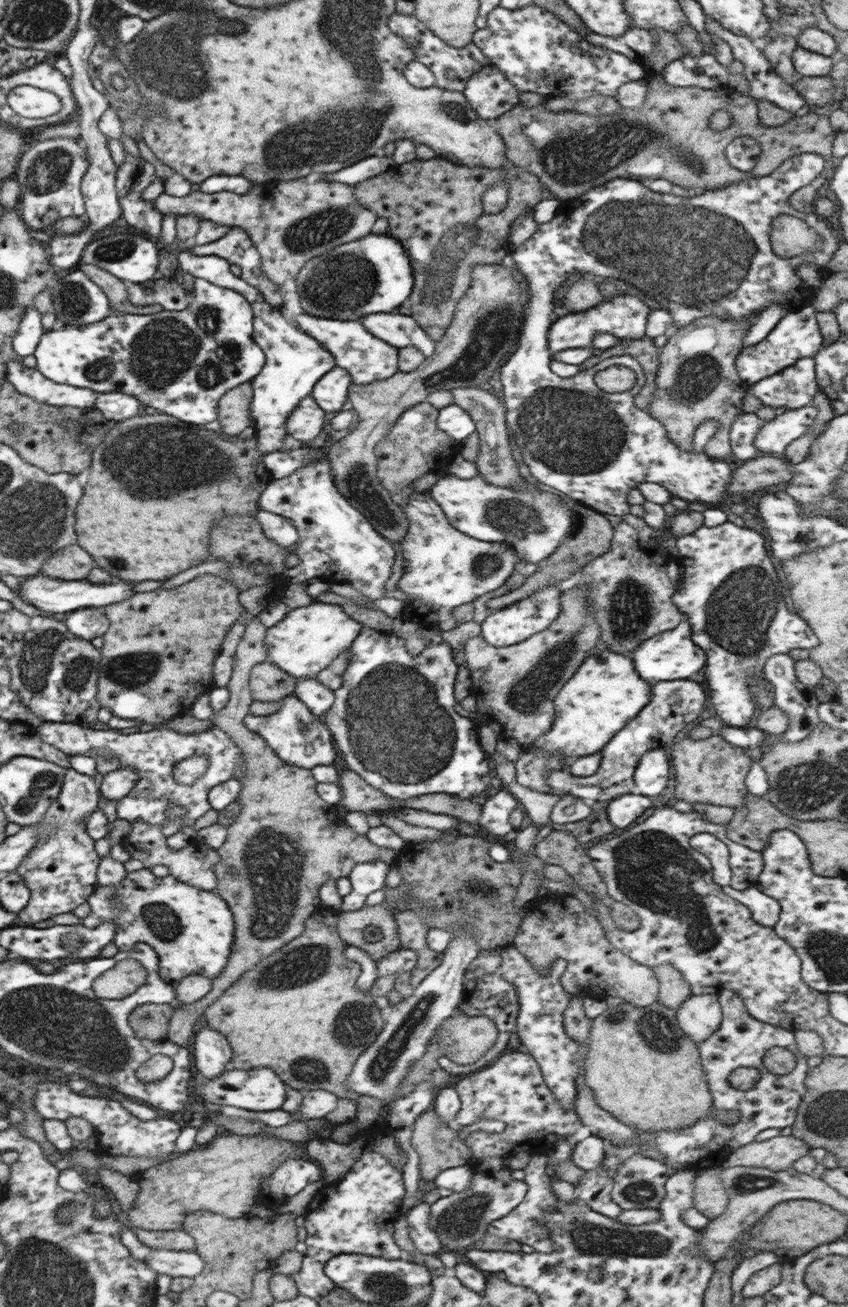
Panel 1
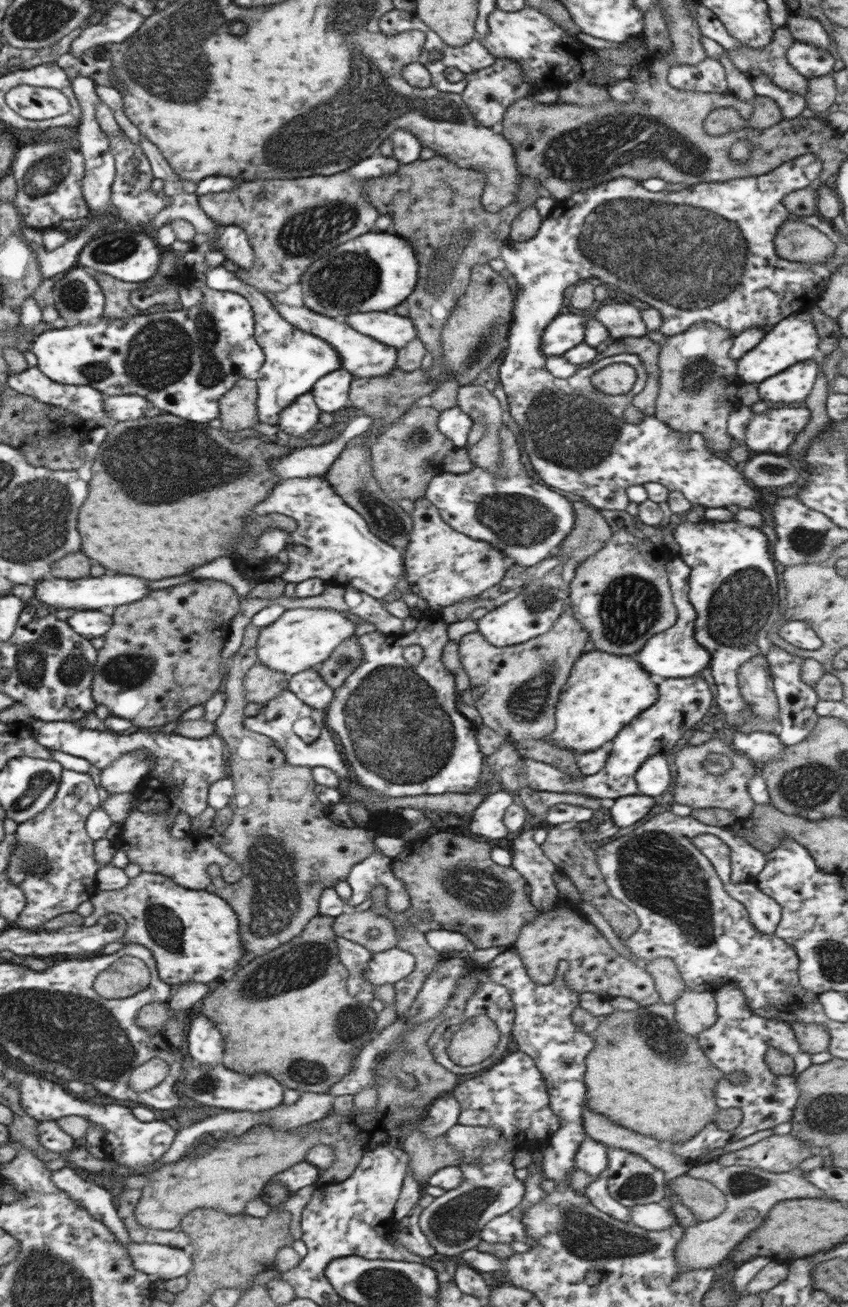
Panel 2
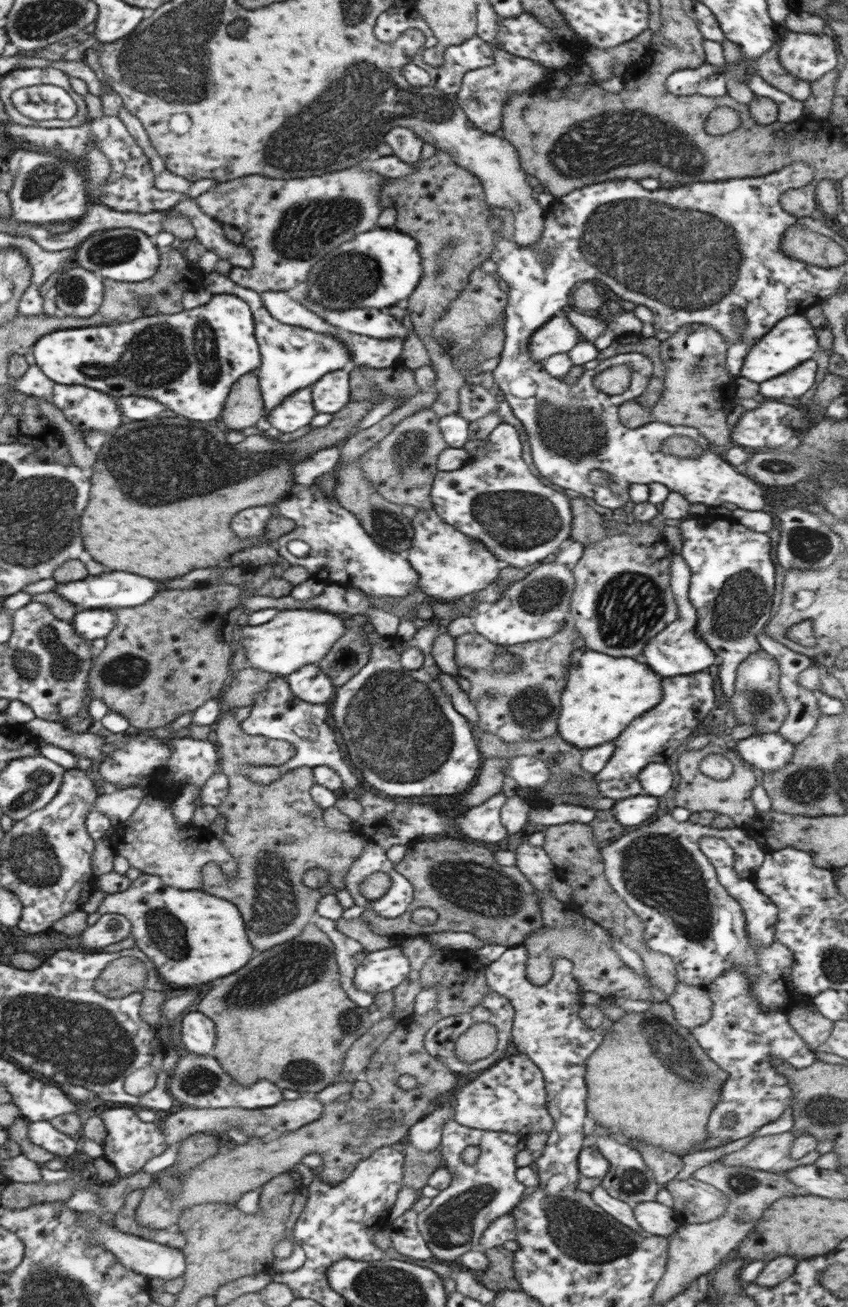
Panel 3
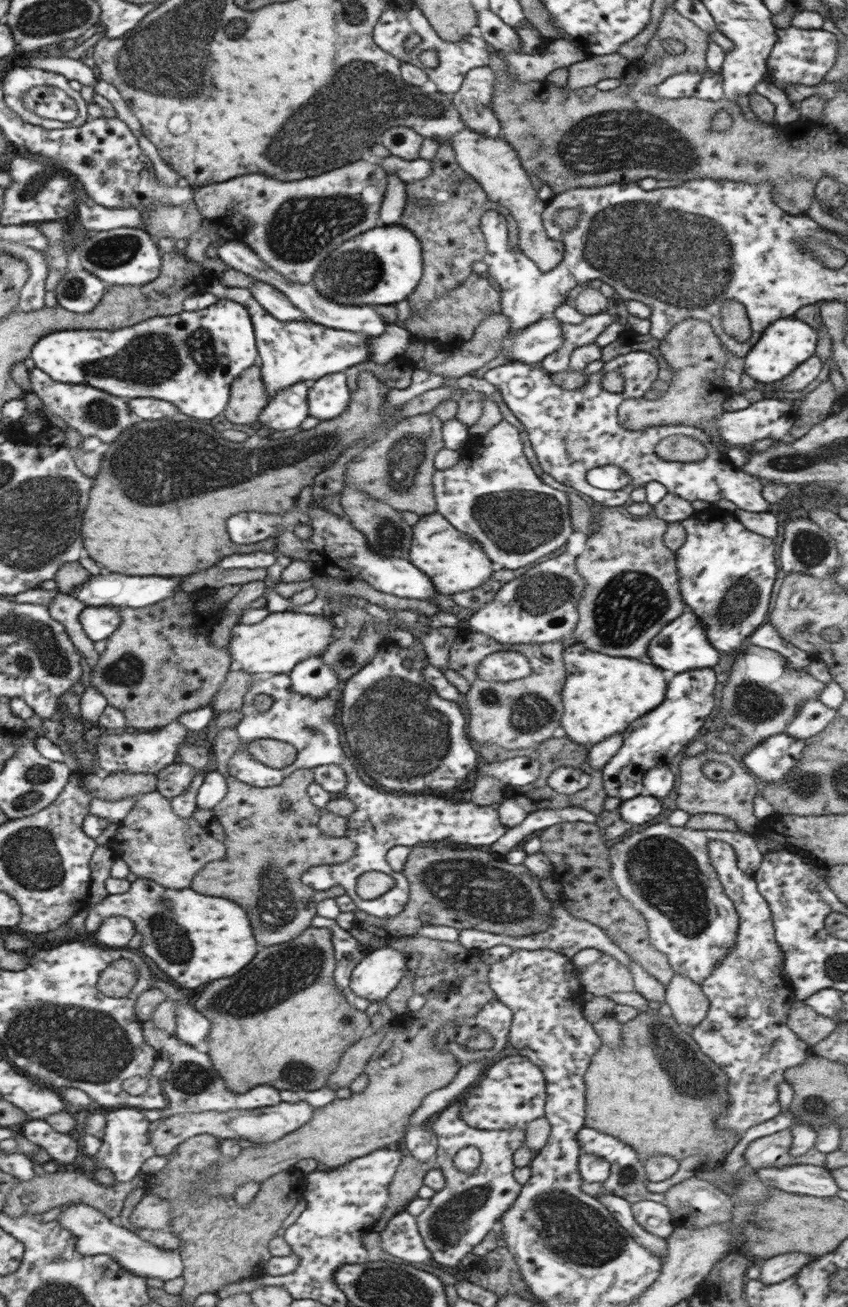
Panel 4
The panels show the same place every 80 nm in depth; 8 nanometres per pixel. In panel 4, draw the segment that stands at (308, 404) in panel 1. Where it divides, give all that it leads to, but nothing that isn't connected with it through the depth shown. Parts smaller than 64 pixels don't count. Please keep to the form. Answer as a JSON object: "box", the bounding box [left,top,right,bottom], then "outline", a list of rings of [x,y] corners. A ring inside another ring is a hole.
{"box":[256,382,309,431],"outline":[[[297,382],[277,392],[261,410],[256,424],[274,431],[297,428],[305,418],[309,418],[309,413],[307,413],[308,388],[309,384]]]}

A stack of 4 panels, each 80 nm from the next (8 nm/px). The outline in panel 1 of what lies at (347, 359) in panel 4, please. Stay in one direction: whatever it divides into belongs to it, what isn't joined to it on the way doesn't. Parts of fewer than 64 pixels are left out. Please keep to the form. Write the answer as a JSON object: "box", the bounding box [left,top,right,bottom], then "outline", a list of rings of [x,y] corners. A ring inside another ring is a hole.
{"box":[175,251,335,455],"outline":[[[181,251],[175,258],[180,271],[205,279],[213,286],[234,290],[250,304],[252,339],[264,355],[264,366],[250,381],[252,390],[249,414],[255,430],[255,445],[257,451],[263,455],[286,449],[291,445],[285,431],[289,414],[297,408],[297,403],[311,395],[311,390],[319,379],[335,367],[329,351],[325,350],[320,342],[287,323],[277,309],[265,302],[262,294],[254,286],[230,273],[230,264],[225,259],[213,255],[195,256],[185,251]]]}

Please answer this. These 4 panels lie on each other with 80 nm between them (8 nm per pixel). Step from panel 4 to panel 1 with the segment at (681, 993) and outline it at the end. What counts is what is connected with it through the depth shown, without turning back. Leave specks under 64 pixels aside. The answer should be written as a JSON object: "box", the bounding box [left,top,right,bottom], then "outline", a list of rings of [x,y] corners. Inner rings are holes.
{"box":[675,994,722,1044],"outline":[[[691,994],[675,1011],[678,1027],[696,1044],[717,1030],[722,1015],[712,994]]]}

